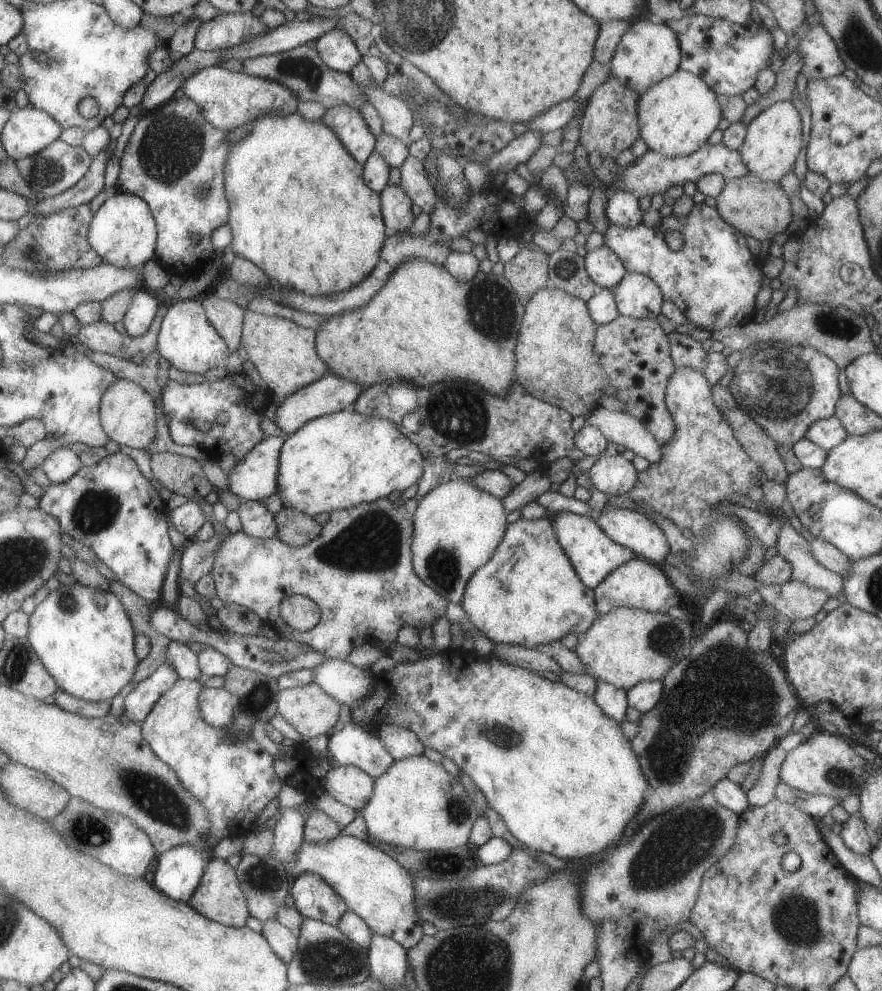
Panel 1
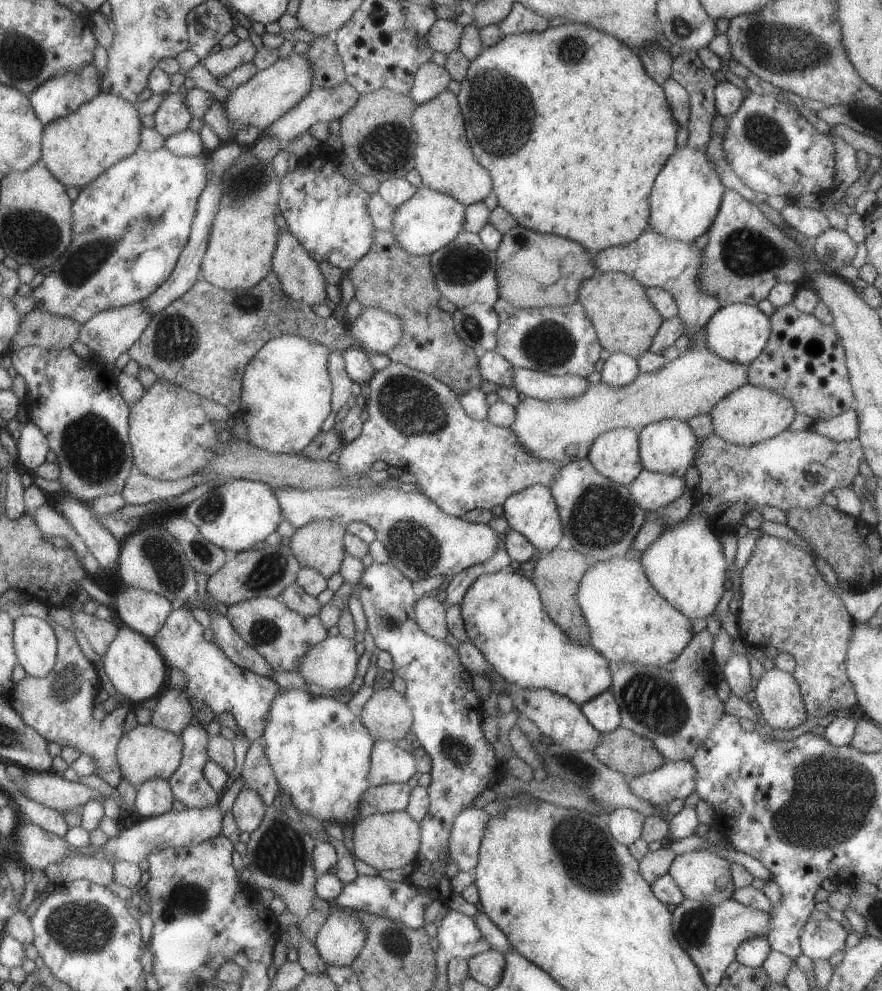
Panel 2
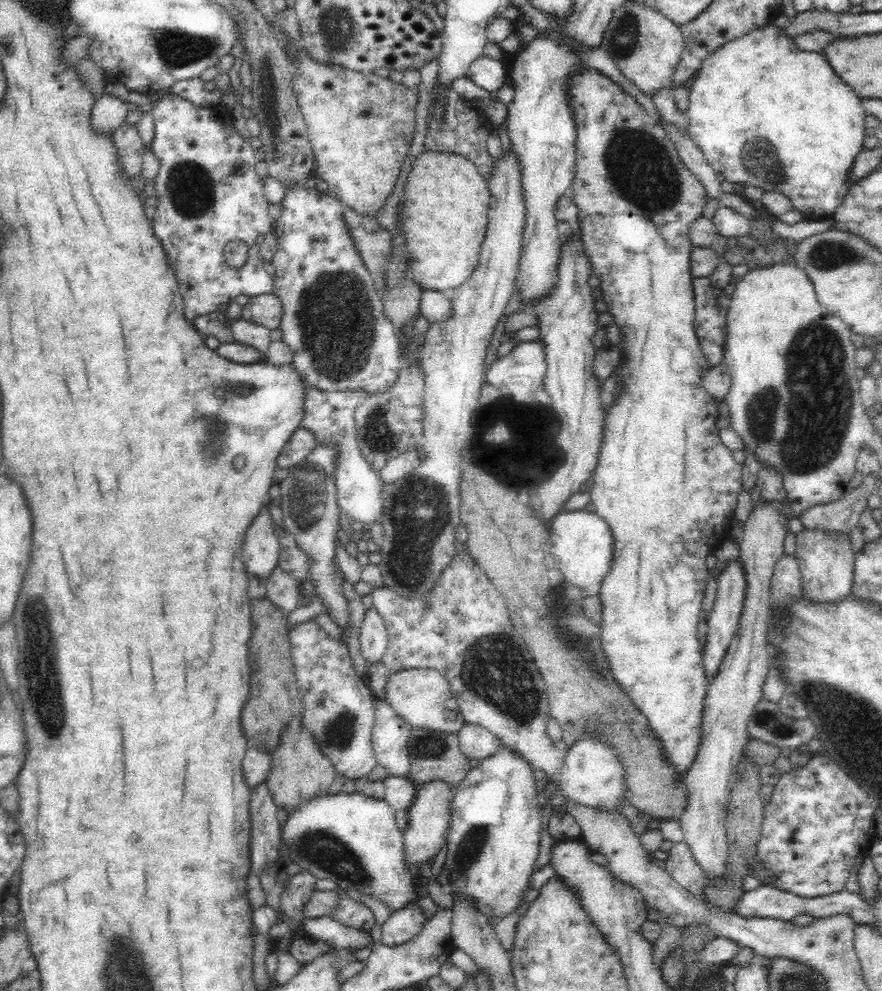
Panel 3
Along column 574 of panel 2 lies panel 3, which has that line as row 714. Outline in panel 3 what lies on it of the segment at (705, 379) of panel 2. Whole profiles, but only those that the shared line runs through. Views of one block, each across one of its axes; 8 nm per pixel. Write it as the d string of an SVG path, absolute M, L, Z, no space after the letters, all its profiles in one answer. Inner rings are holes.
M411 668L391 673L384 692L386 703L411 727L457 734L464 724L447 678L436 669Z

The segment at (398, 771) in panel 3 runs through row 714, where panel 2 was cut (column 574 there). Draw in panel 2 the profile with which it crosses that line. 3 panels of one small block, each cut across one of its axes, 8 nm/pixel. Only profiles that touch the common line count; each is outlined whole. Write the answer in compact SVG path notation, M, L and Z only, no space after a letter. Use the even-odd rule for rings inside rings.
M514 367L515 390L536 400L554 401L575 398L583 394L590 383L577 375L551 376L529 369Z

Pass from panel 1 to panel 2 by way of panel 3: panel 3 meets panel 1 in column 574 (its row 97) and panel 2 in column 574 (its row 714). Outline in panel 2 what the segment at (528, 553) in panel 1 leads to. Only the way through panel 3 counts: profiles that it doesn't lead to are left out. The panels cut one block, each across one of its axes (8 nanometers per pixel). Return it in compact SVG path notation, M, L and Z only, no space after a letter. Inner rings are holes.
M510 569L498 570L497 572L478 576L473 584L469 585L469 588L465 591L462 596L461 602L458 604L460 608L460 615L464 622L464 629L469 641L473 643L473 646L485 657L485 660L490 664L493 672L501 678L501 680L507 683L513 683L524 689L547 689L551 692L557 693L561 696L566 696L571 702L581 706L586 700L601 694L610 688L612 680L610 677L608 660L601 656L592 647L581 647L580 645L574 645L568 638L563 634L563 631L549 618L549 615L545 612L544 606L542 605L537 587L533 584L533 581L527 580L520 575L520 572L513 572Z

